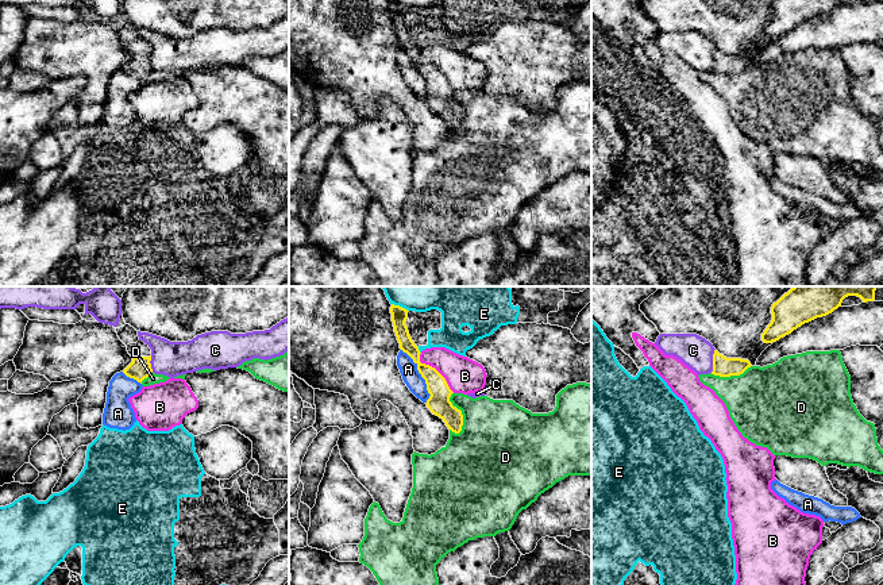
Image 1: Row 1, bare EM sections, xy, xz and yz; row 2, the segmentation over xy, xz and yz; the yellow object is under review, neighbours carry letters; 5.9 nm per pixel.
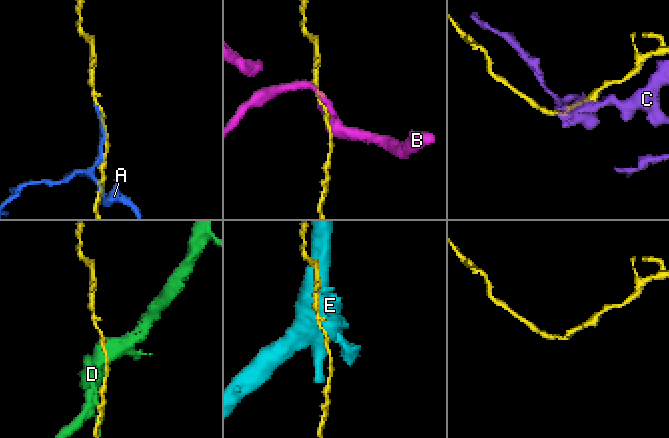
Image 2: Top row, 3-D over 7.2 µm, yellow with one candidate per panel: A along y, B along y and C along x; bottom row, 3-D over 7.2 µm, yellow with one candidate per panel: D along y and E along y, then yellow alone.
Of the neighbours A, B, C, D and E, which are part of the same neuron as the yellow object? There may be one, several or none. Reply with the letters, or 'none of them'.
none of them

